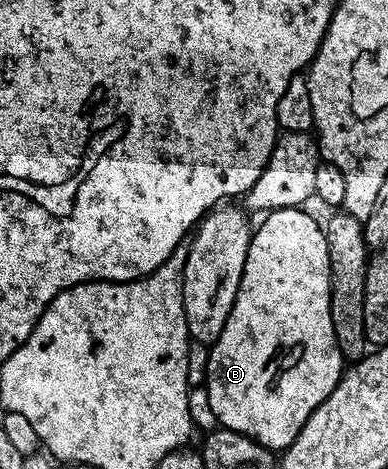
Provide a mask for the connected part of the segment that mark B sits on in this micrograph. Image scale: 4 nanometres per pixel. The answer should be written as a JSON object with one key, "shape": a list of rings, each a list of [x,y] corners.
{"shape":[[[288,206],[282,210],[270,210],[264,215],[265,218],[261,223],[256,223],[255,229],[252,231],[249,239],[249,247],[247,248],[247,260],[243,264],[243,276],[239,280],[239,292],[235,296],[235,304],[231,308],[231,316],[227,316],[227,324],[223,324],[223,332],[219,332],[219,336],[208,347],[207,353],[209,359],[207,360],[207,368],[205,369],[205,391],[207,392],[207,400],[211,400],[211,412],[215,412],[218,423],[224,429],[234,430],[240,434],[246,434],[248,438],[253,438],[261,446],[266,446],[268,450],[274,452],[283,452],[295,440],[295,436],[299,436],[299,432],[303,428],[303,424],[307,424],[307,416],[311,416],[311,412],[315,412],[315,408],[319,404],[323,404],[323,400],[327,400],[327,396],[331,396],[331,392],[337,387],[337,381],[341,378],[343,373],[343,359],[340,350],[337,347],[335,340],[335,328],[331,324],[331,296],[329,295],[329,257],[327,256],[327,240],[325,239],[325,231],[320,221],[316,222],[311,215],[308,214],[308,209],[298,208],[295,206]]]}

